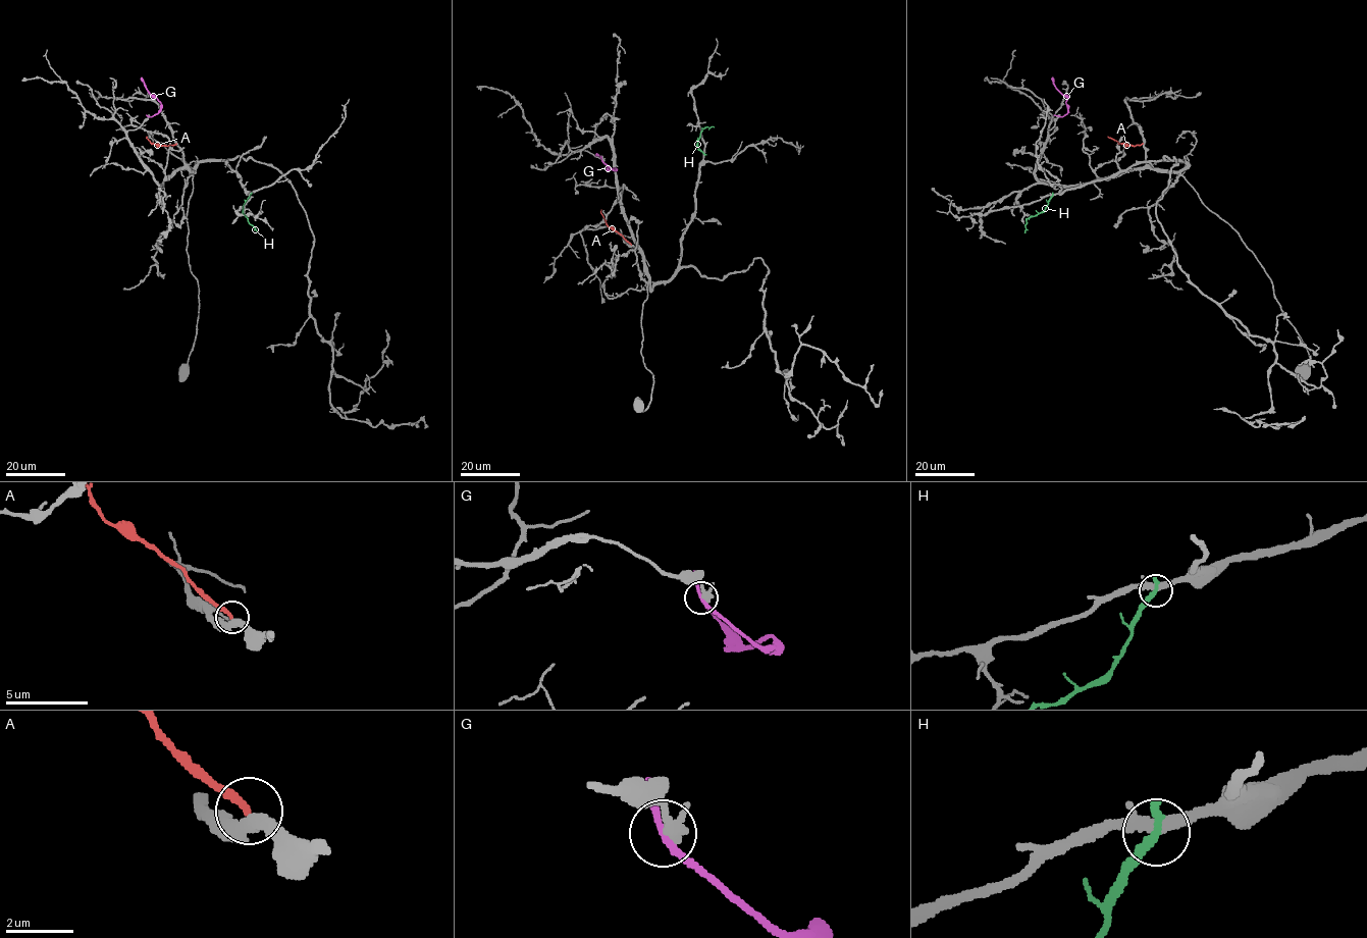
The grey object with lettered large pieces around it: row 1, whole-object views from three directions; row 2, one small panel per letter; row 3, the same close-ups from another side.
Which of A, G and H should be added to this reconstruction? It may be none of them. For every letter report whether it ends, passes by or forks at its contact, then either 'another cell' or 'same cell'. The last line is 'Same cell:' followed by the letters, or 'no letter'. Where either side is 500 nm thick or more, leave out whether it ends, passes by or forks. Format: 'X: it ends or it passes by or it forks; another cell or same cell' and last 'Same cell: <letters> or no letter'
A: it ends; another cell
G: it passes by; another cell
H: it ends; another cell
Same cell: no letter

